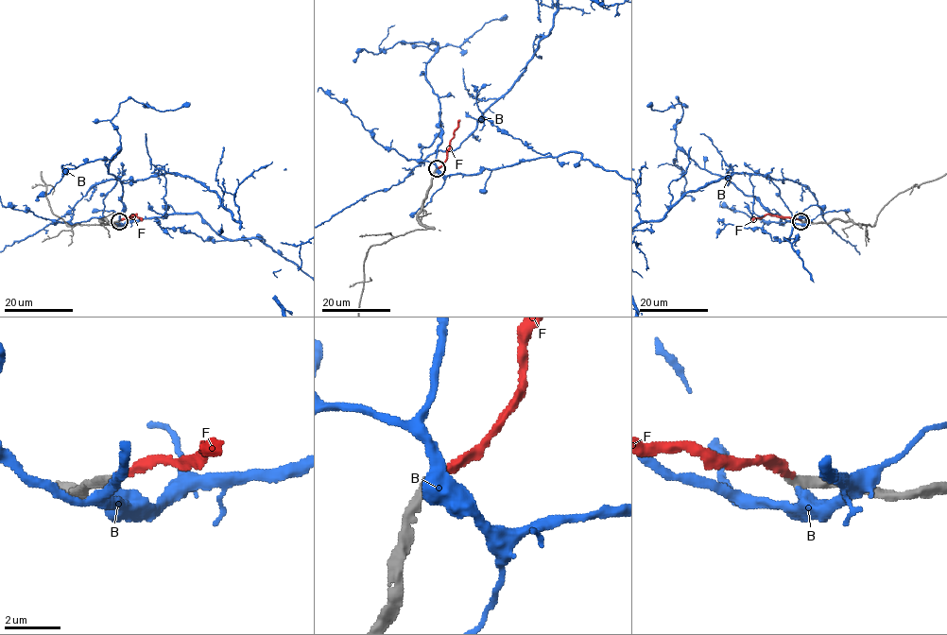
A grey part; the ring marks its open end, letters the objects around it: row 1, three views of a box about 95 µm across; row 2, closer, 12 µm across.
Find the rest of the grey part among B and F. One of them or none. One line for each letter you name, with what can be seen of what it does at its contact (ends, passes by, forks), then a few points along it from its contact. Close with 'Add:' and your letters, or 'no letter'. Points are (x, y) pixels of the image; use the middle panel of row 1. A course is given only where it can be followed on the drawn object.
Add: no letter

